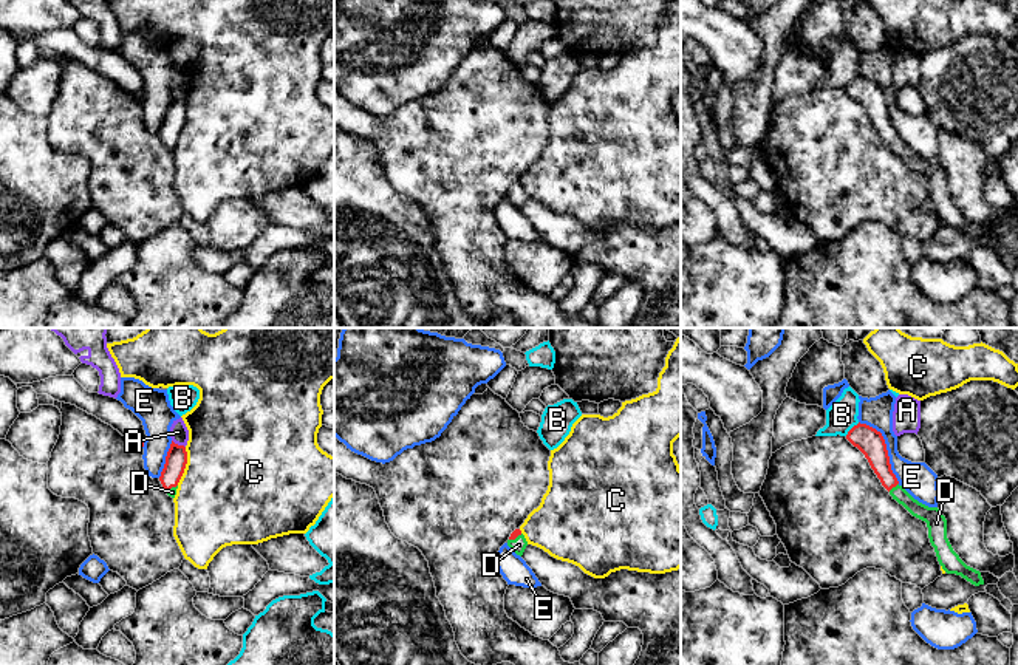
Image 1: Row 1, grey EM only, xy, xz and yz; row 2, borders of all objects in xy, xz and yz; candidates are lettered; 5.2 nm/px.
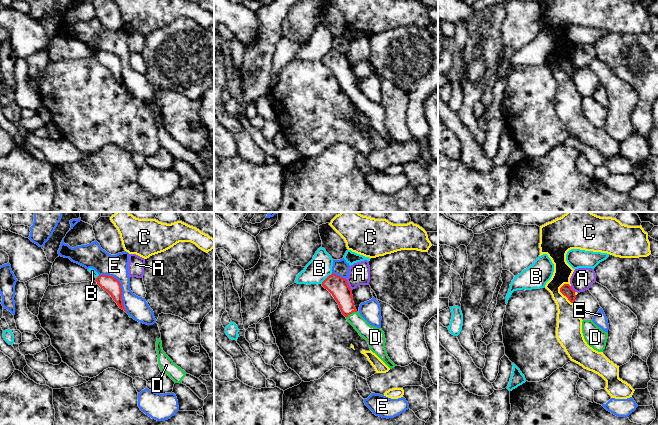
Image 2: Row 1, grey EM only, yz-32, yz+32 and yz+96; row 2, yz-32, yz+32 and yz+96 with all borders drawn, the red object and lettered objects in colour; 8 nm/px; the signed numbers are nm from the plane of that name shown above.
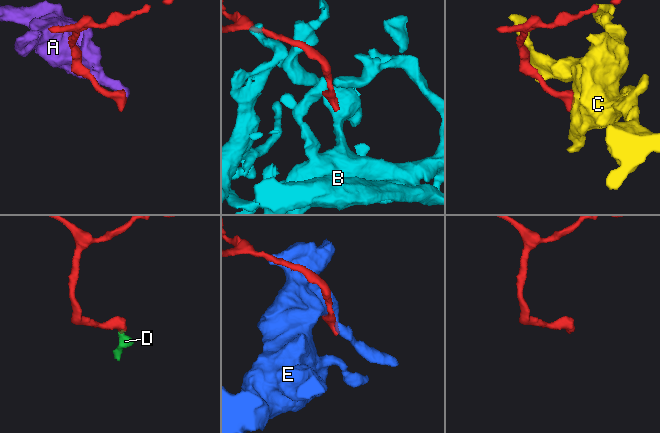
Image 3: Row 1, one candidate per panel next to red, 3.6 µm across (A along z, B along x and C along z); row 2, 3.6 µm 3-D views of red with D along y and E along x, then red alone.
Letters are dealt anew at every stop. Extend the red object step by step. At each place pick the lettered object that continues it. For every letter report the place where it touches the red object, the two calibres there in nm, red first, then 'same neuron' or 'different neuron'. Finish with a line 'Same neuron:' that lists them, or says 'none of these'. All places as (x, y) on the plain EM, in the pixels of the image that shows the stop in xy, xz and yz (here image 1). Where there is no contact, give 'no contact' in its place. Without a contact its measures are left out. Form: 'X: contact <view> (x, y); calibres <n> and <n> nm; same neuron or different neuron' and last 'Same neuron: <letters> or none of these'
A: contact xy (177, 98); calibres 110 and 100 nm; different neuron
B: contact yz (851, 82); calibres 140 and 160 nm; different neuron
C: contact xy (184, 119); calibres 110 and 500 nm; different neuron
D: contact yz (893, 139); calibres 140 and 90 nm; same neuron
E: contact yz (885, 101); calibres 140 and 170 nm; different neuron
Same neuron: D

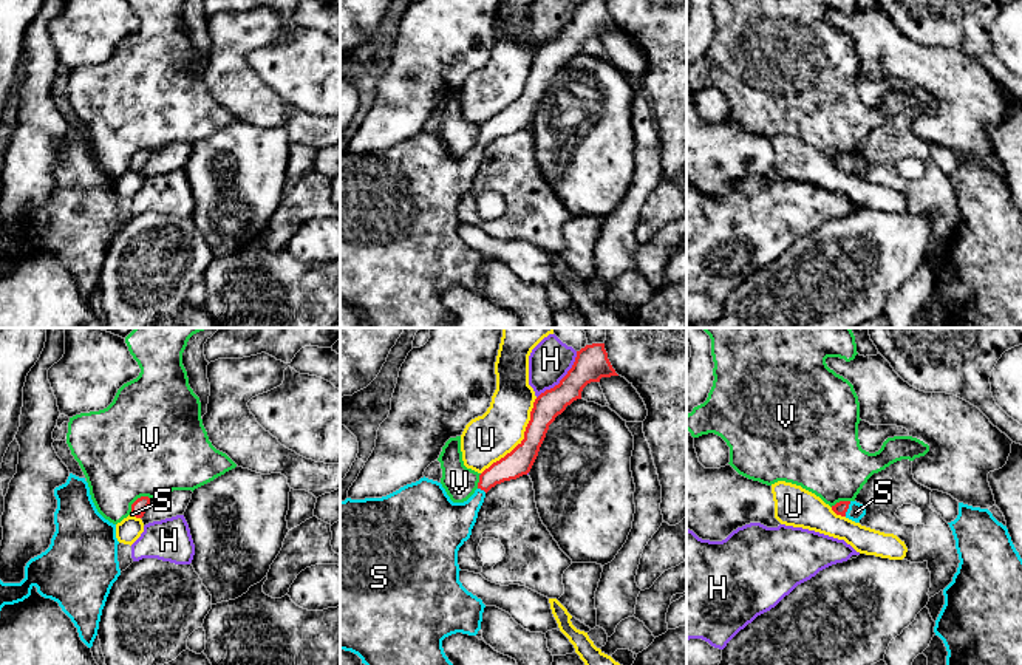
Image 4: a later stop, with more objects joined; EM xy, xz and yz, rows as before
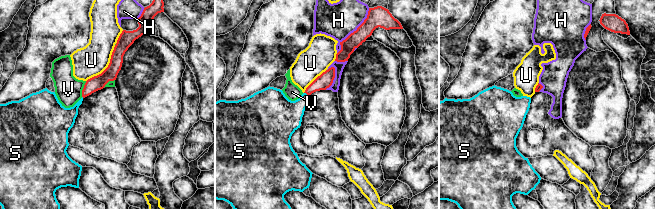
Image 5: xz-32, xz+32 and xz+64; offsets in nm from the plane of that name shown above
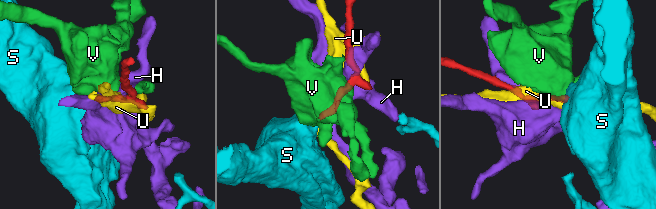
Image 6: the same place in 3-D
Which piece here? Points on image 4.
H: contact xz (563, 31); calibres 180 and 200 nm; different neuron
S: contact yz (848, 161); calibres 70 and 90 nm; same neuron
U: contact xz (523, 93); calibres 150 and 240 nm; different neuron
V: contact xy (136, 153); calibres 80 and 480 nm; different neuron
Same neuron: S

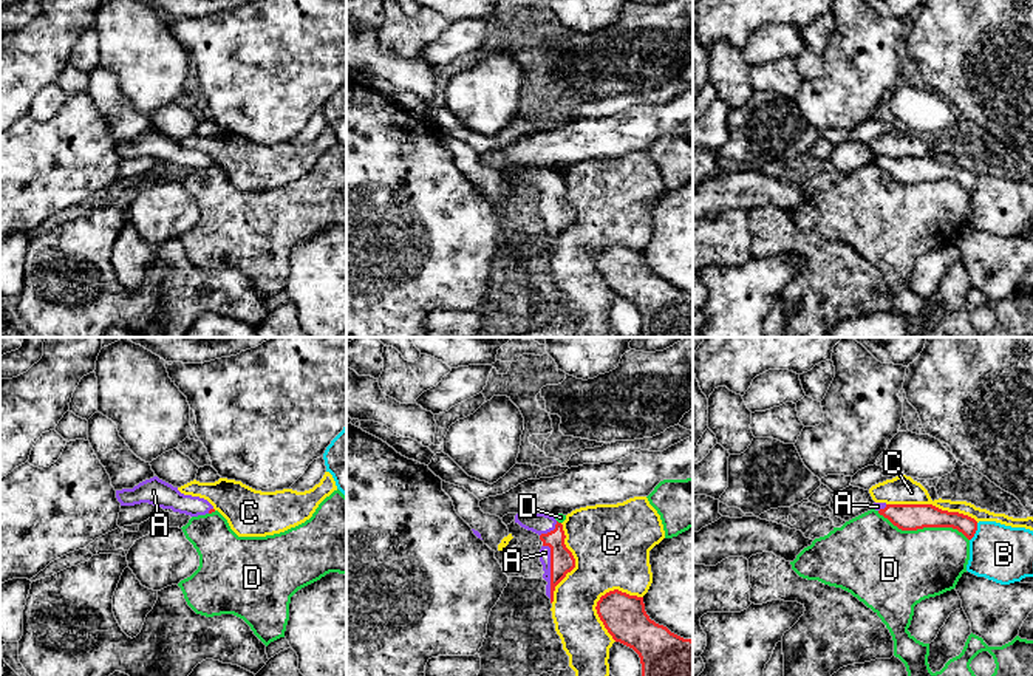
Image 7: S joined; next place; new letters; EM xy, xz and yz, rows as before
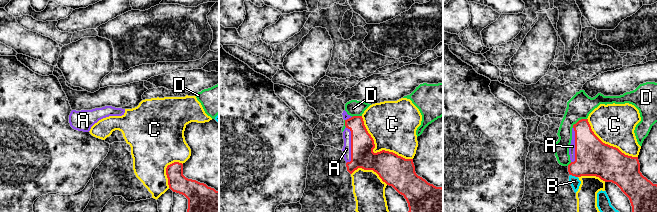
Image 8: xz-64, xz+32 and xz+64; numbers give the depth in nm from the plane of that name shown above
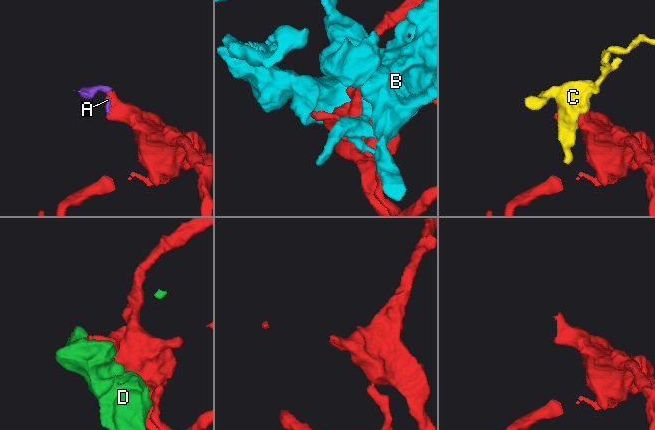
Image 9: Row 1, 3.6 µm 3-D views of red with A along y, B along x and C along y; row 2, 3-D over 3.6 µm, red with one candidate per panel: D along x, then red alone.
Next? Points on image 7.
A: contact xz (551, 223); calibres 130 and 60 nm; same neuron
B: contact yz (975, 186); calibres 120 and 300 nm; different neuron
C: contact yz (931, 158); calibres 140 and 150 nm; different neuron
D: contact yz (923, 180); calibres 140 and 400 nm; different neuron
Same neuron: A

